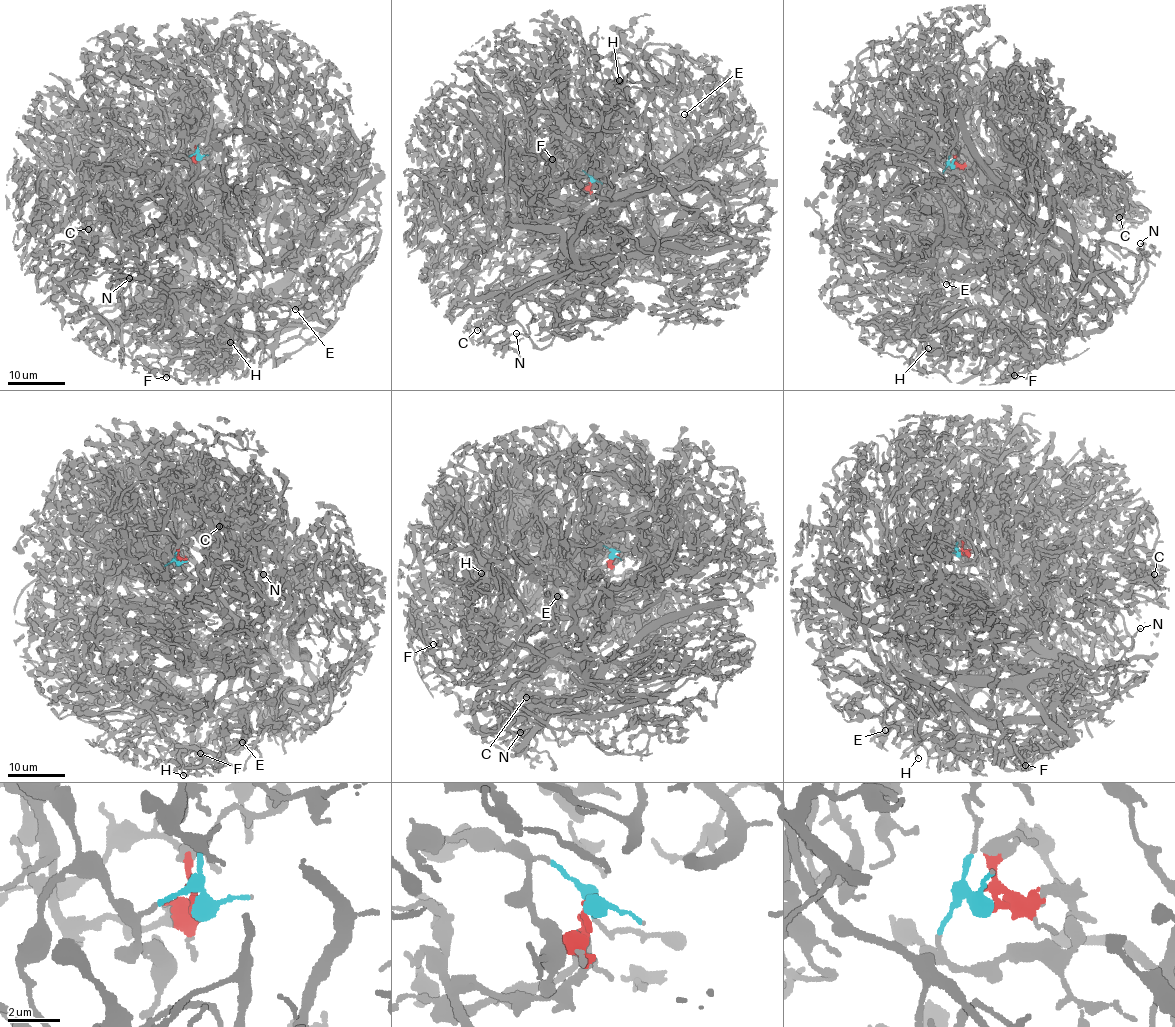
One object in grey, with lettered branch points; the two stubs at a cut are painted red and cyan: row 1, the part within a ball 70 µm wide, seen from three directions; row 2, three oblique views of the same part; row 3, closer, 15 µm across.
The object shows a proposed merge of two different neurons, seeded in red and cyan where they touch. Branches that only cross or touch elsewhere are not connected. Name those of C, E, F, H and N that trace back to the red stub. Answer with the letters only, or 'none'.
C, E, F, H, N

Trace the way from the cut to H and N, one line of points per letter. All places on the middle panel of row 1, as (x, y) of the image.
H: (590, 180), (563, 205), (570, 240), (573, 218), (545, 190), (552, 146), (571, 120), (600, 130), (618, 80)
N: (590, 180), (583, 198), (563, 205), (574, 213), (570, 228), (507, 287), (532, 315), (529, 334), (515, 333)

